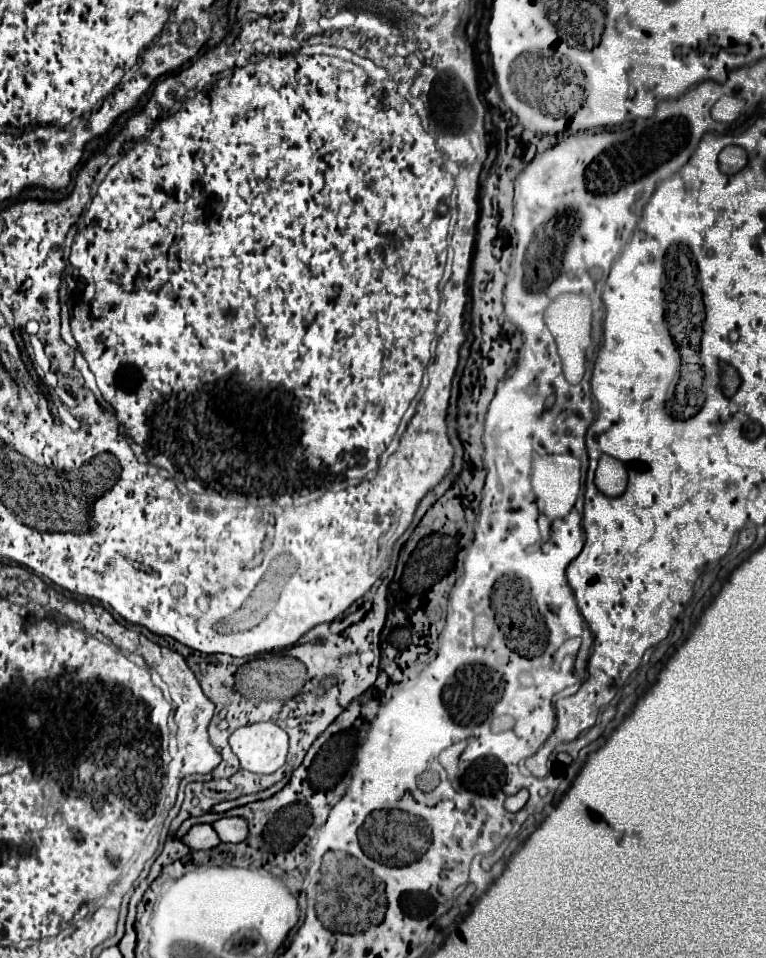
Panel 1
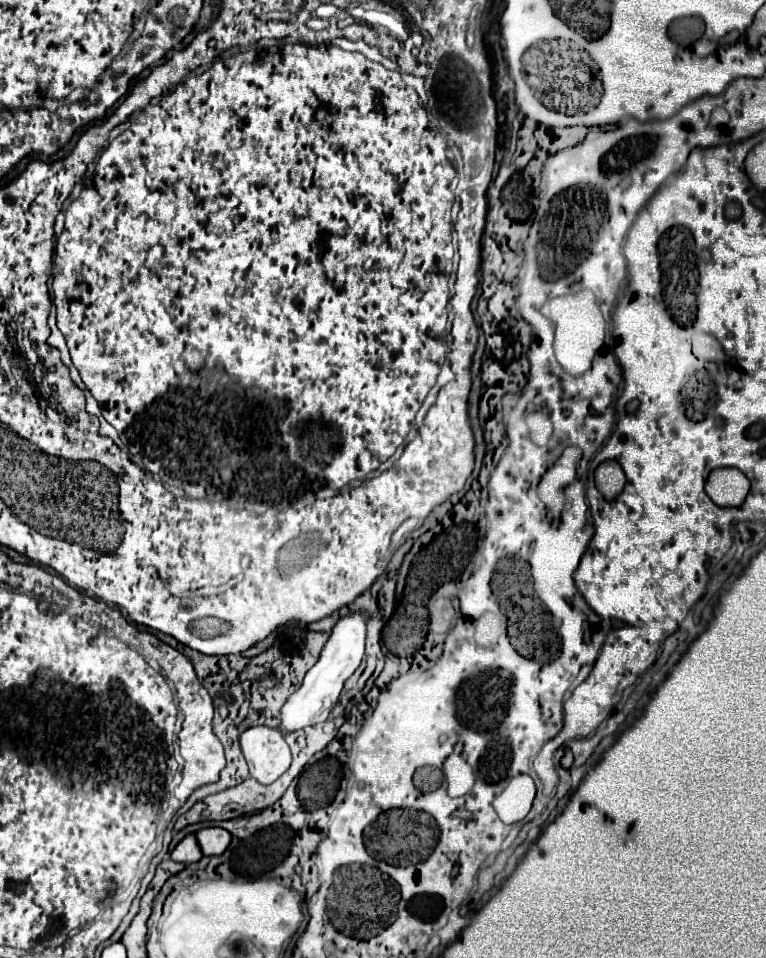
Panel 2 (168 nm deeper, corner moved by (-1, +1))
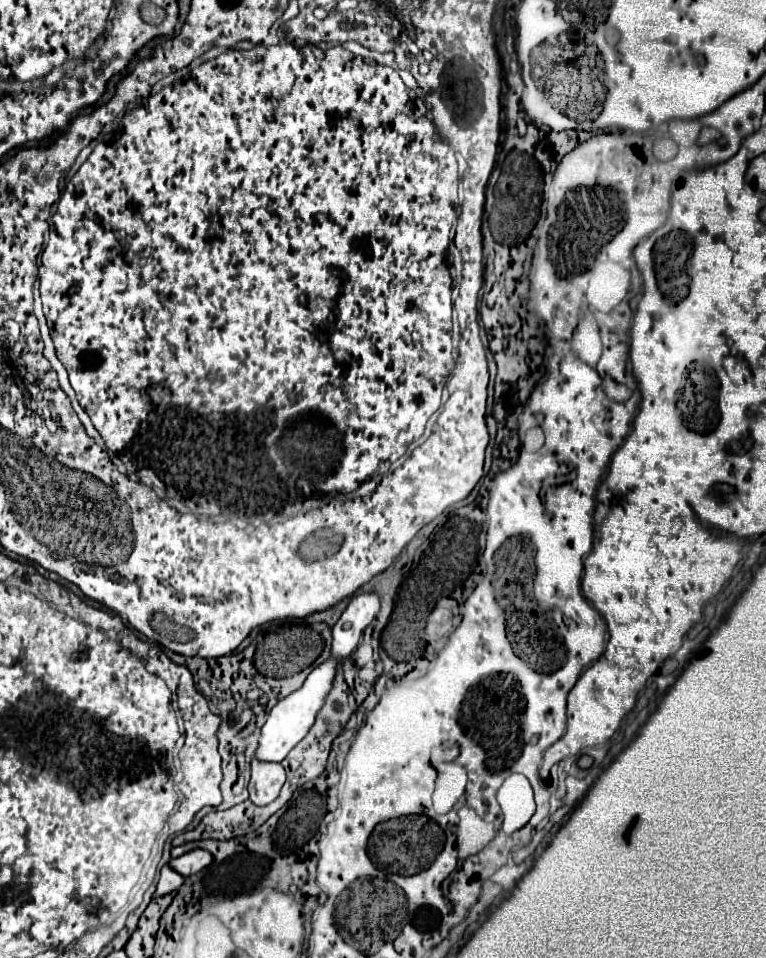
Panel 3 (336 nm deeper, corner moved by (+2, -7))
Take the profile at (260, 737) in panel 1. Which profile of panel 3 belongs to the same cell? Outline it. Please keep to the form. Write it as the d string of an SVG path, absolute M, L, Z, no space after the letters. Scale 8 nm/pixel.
M252 758L250 768L252 768L252 778L248 784L250 800L258 806L266 806L280 794L280 788L286 782L284 766L280 762L272 764L272 762L258 762L256 758Z

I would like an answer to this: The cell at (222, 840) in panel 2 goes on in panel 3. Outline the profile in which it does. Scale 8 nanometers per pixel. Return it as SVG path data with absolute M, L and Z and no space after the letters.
M196 848L196 850L186 852L186 854L180 856L180 858L172 858L172 860L170 860L170 866L172 866L174 870L178 870L182 876L192 876L192 874L204 870L212 860L214 860L214 856L212 856L208 850Z

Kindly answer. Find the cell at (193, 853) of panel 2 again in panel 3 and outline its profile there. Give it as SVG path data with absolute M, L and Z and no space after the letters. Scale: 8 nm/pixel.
M166 864L162 870L160 870L160 880L158 880L158 890L156 890L156 896L164 896L172 890L178 890L182 886L184 878L182 874L178 874L176 870L170 870L170 866Z

